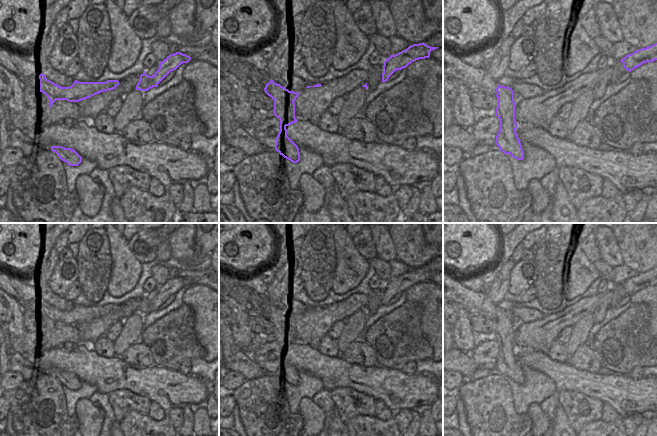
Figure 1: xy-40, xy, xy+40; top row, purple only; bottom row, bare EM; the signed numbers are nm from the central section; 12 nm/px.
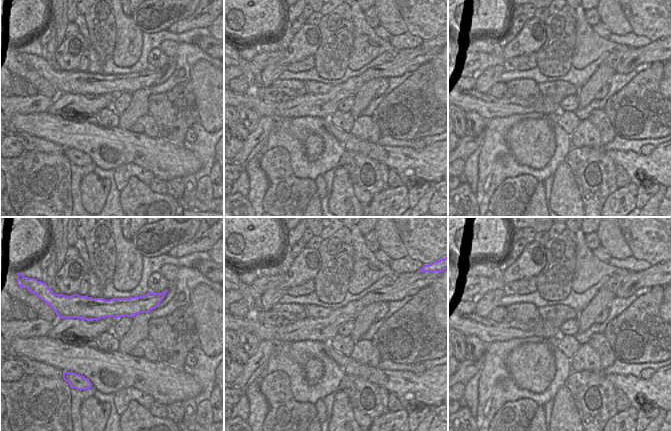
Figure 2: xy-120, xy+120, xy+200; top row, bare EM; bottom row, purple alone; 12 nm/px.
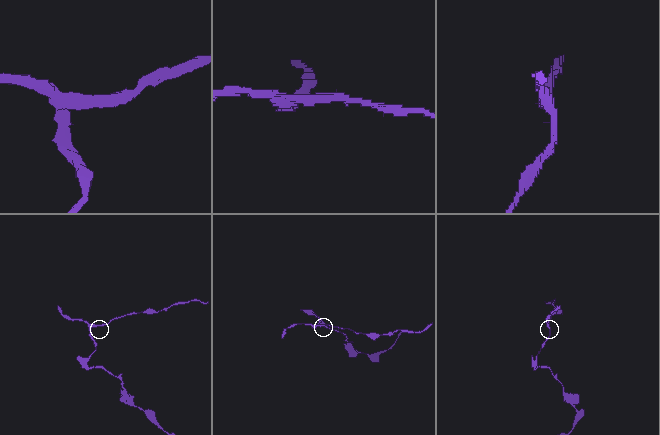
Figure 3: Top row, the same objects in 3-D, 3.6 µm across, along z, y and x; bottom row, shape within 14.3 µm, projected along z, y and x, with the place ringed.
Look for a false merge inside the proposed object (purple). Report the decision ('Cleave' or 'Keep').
Cleave

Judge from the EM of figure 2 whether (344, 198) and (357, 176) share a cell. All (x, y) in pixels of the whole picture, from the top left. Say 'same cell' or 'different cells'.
different cells

